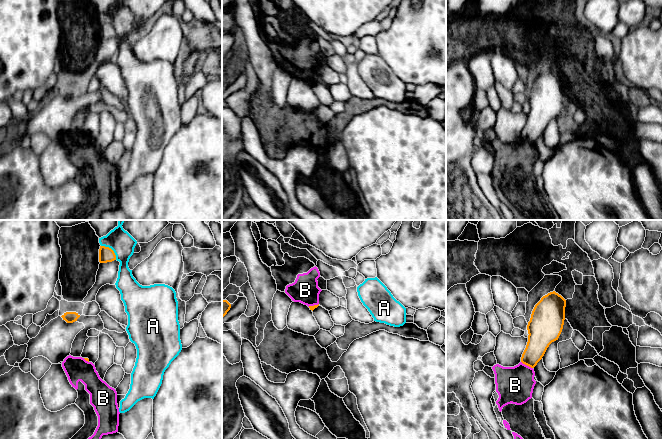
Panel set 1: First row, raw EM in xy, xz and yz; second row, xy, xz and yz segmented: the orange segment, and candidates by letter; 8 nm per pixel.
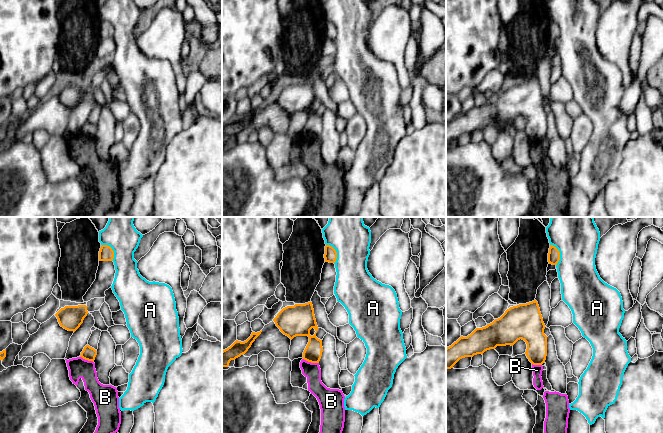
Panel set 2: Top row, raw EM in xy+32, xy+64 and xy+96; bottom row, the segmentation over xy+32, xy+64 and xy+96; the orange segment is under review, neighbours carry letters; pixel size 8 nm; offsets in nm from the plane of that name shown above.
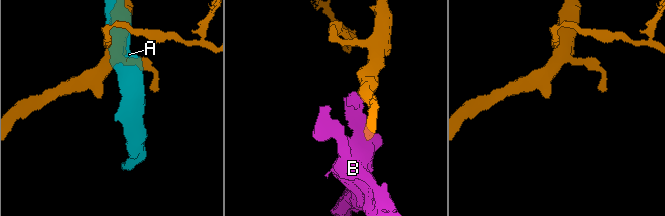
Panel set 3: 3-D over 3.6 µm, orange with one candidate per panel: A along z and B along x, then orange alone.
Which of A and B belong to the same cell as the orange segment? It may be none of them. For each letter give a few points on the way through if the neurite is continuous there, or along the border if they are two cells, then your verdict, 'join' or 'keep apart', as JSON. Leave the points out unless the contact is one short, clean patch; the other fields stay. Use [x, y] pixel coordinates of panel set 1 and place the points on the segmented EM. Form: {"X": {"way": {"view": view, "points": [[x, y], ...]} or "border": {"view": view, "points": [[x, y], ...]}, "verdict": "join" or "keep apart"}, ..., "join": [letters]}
{"A": {"verdict": "keep apart"}, "B": {"border": {"view": "yz", "points": [[521, 361], [532, 368]]}, "verdict": "keep apart"}, "join": []}

